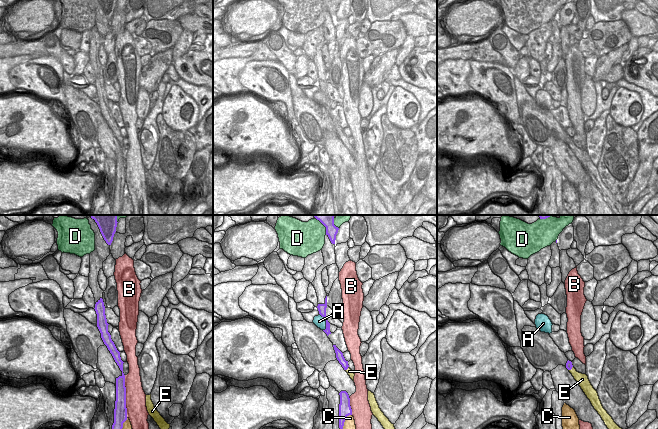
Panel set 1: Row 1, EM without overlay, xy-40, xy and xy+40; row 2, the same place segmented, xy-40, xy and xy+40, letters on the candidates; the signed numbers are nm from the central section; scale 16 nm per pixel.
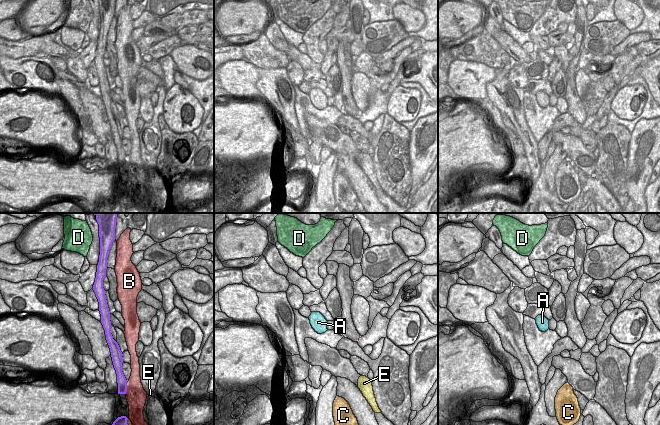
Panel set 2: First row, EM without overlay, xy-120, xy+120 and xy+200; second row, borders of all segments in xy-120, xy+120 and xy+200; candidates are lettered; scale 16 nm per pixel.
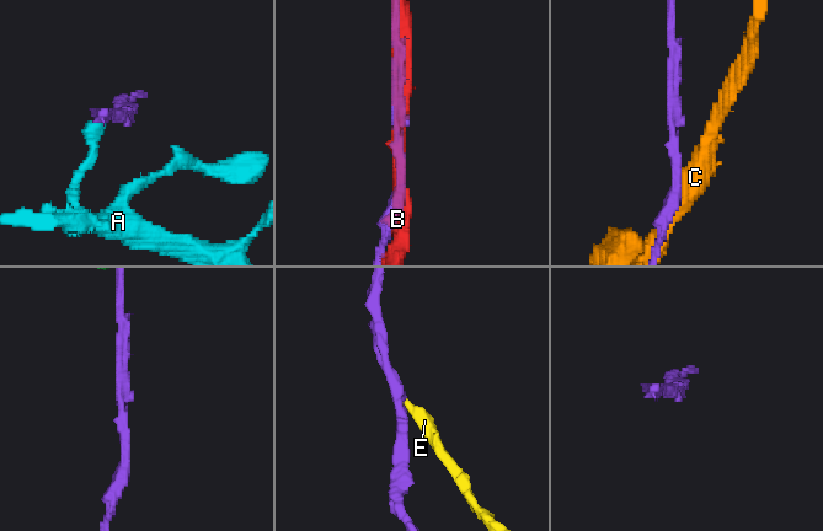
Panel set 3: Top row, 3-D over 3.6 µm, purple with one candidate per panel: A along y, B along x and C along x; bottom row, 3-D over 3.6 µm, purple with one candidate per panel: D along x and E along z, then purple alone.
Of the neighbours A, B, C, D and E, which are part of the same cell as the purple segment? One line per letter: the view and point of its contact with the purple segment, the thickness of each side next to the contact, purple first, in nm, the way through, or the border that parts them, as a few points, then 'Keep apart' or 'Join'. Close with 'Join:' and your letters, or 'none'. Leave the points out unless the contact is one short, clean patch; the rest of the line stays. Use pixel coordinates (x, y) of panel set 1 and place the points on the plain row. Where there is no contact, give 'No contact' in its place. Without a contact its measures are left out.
A: Touches purple at xy (326, 98). Thickness 130 nm (purple) against 180 nm. Boundary: xy (320, 90), (325, 96), (324, 106). Keep apart
B: Touches purple at xy-40 (125, 172). Thickness 200 nm (purple) against 320 nm. Keep apart
C: Touches purple at xy (343, 200). Thickness 200 nm (purple) against 240 nm. Keep apart
D: Touches purple at xy (326, 5). Thickness 190 nm (purple) against 380 nm. Keep apart
E: Touches purple at xy (347, 144). Thickness 130 nm (purple) against 90 nm. Boundary: xy (348, 142), (345, 146). Keep apart
Join: none.

